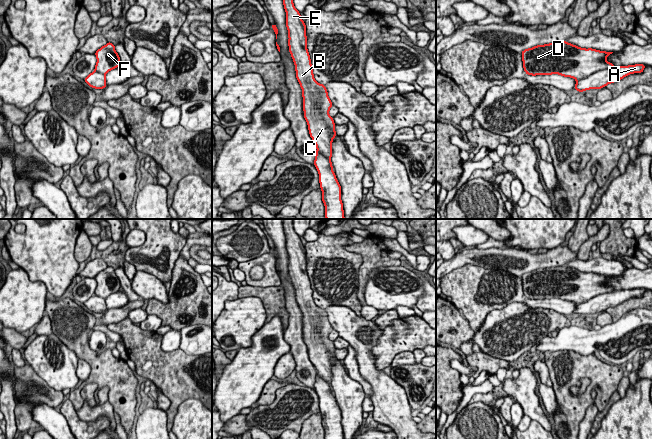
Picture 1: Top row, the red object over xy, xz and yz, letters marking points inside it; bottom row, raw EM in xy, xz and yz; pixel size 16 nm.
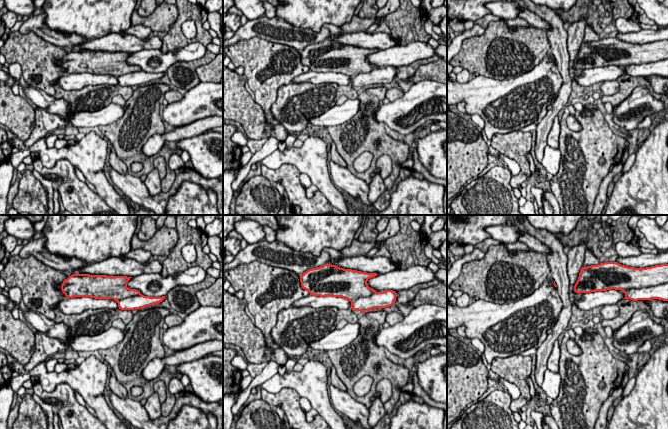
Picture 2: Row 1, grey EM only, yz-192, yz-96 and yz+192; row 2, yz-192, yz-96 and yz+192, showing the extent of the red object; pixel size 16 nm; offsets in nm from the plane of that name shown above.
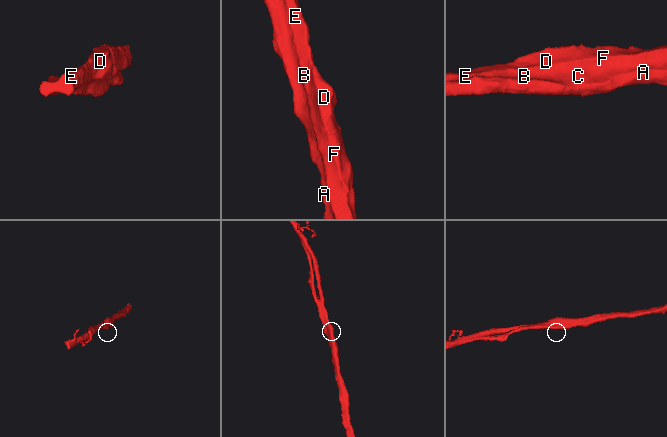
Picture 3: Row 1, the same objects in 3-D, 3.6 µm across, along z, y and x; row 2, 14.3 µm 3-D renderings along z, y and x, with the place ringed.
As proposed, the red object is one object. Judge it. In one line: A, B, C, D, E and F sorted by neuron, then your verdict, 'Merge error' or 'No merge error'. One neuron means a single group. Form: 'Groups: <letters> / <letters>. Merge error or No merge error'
Groups: A / B C D E F. Merge error

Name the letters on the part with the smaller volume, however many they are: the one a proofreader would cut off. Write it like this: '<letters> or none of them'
A

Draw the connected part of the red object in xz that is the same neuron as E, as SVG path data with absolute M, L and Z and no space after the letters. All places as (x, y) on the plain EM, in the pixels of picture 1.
M293 219L282 220L286 236L289 276L295 289L296 302L302 313L304 342L317 374L328 383L333 394L332 365L337 360L336 348L329 339L333 328L325 309L318 307L314 302L307 273L306 249L294 230Z

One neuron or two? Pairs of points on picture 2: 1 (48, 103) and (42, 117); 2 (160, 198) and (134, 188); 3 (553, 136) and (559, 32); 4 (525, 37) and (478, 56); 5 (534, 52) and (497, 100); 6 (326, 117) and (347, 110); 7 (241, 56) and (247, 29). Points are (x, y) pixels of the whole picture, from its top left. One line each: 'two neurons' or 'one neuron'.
1: two neurons
2: one neuron
3: two neurons
4: one neuron
5: two neurons
6: one neuron
7: two neurons

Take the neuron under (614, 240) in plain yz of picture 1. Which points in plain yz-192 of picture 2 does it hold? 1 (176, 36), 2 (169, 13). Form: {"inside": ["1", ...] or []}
{"inside": ["1"]}

